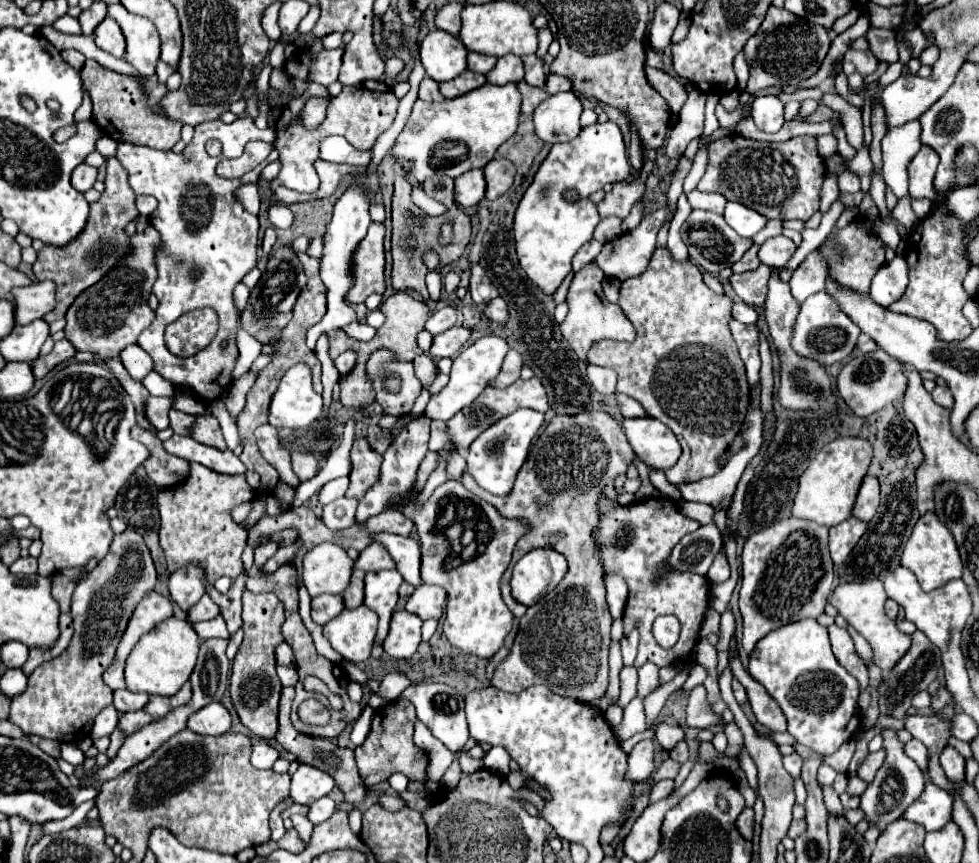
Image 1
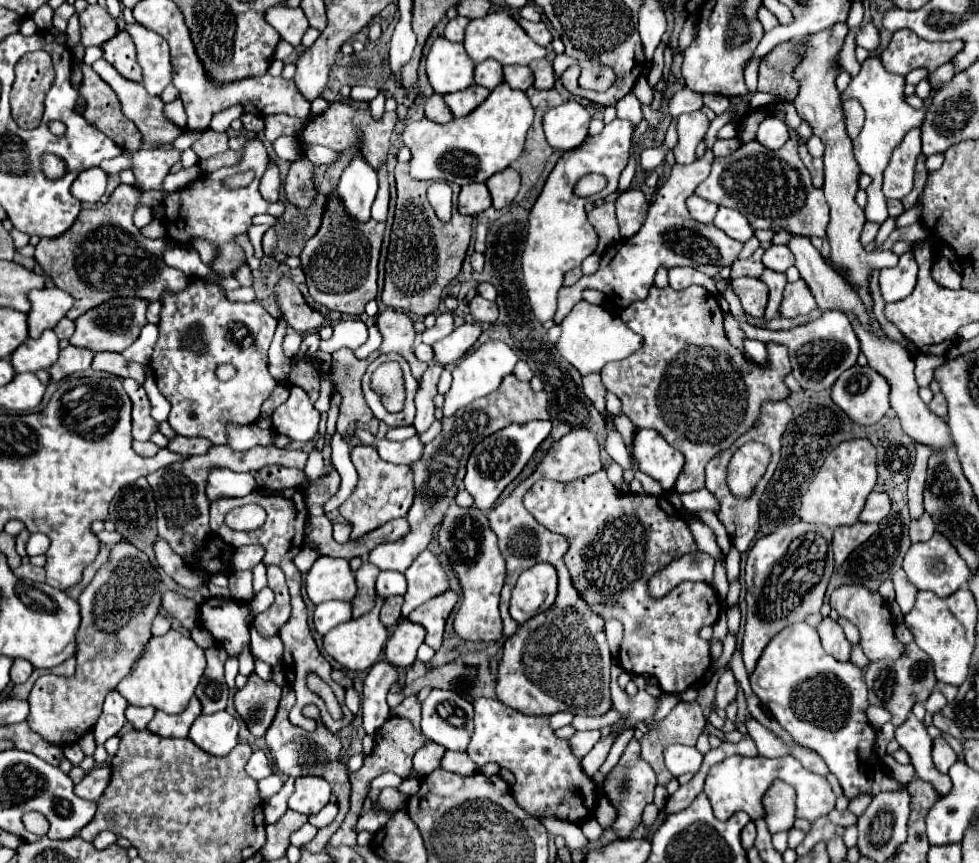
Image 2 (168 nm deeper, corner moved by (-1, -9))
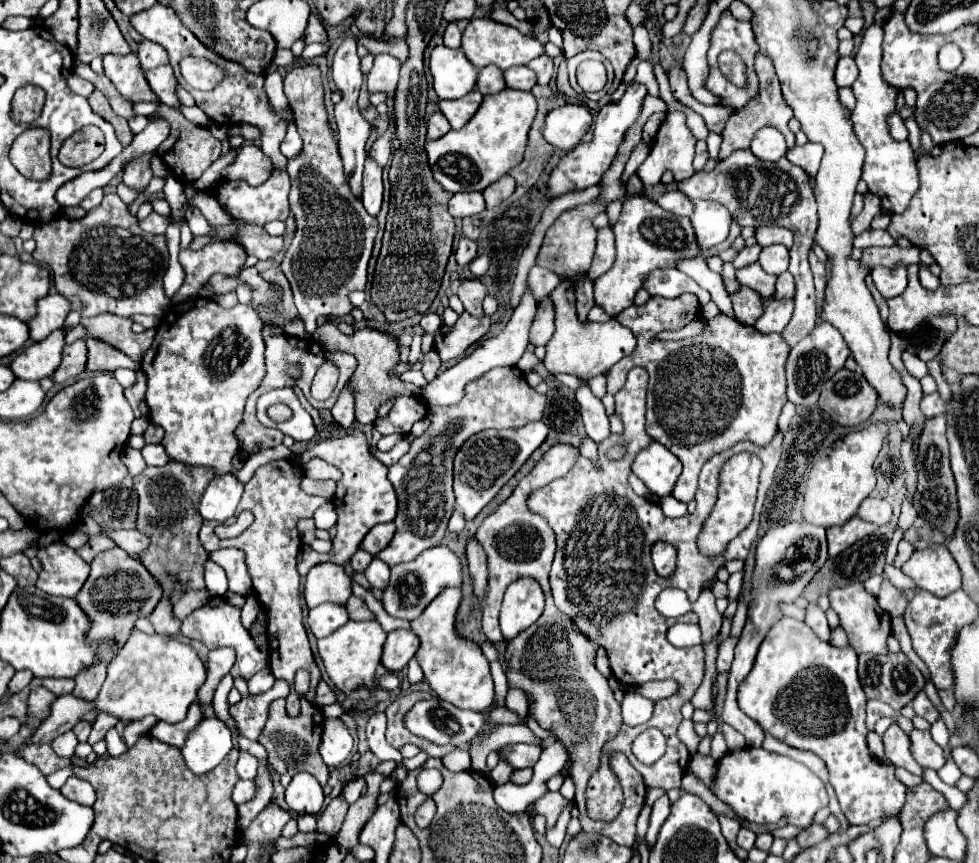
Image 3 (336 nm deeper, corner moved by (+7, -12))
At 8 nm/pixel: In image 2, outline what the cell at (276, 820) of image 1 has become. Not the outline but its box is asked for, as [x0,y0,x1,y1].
[263,777,295,823]

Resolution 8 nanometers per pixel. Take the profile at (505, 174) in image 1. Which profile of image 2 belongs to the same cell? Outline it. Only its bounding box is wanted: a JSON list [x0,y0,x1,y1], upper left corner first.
[487,167,519,209]

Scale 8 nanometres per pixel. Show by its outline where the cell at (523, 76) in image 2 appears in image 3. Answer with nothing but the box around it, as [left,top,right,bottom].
[503,66,537,90]

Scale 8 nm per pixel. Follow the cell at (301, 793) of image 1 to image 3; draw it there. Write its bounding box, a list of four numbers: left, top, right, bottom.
[285,772,323,814]

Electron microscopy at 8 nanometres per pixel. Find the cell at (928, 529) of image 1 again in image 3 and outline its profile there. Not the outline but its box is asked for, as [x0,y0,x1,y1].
[901,544,961,598]

